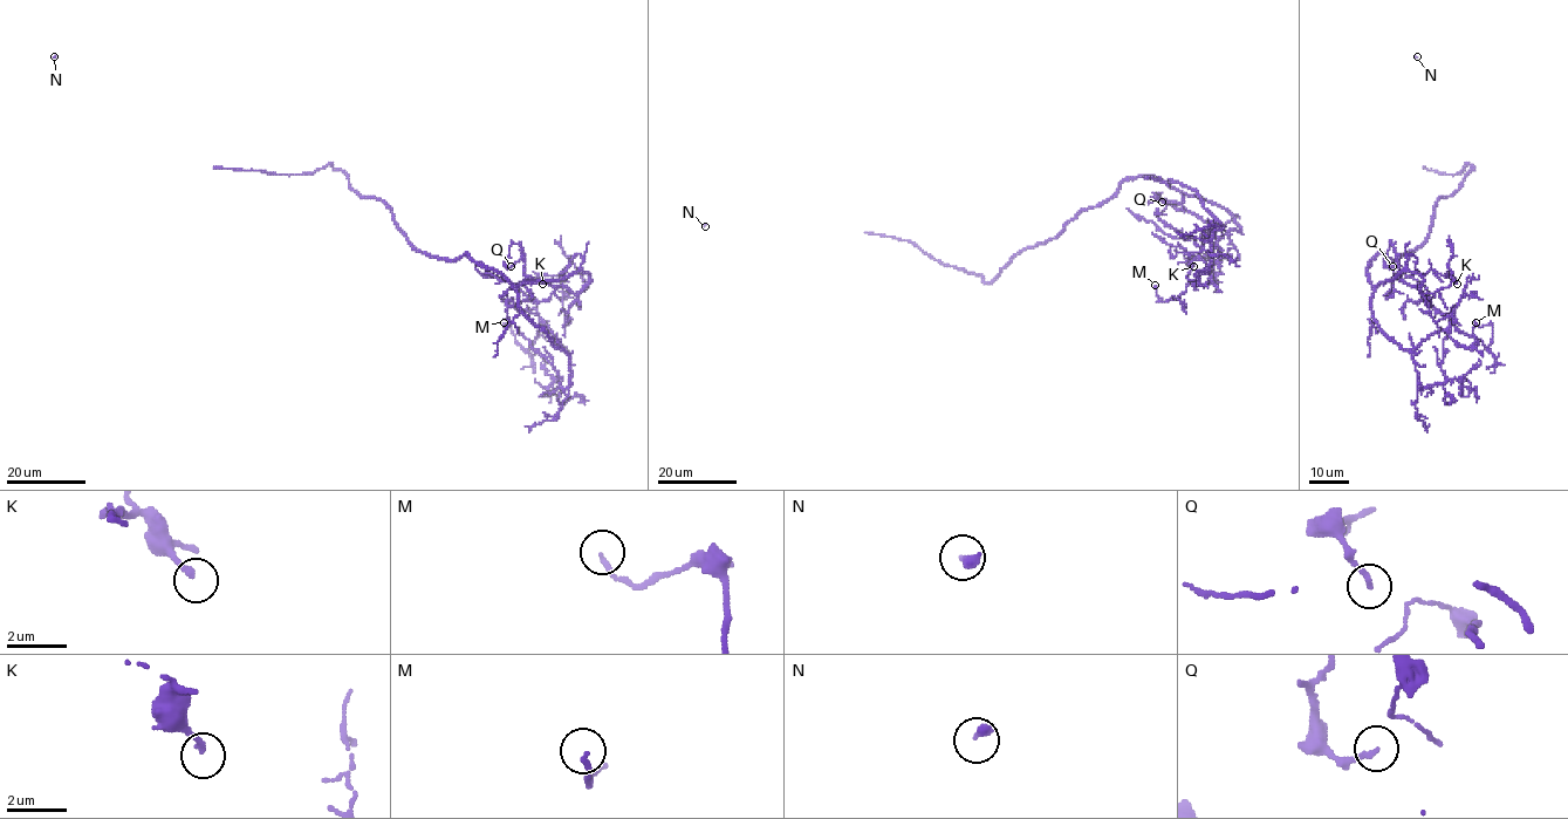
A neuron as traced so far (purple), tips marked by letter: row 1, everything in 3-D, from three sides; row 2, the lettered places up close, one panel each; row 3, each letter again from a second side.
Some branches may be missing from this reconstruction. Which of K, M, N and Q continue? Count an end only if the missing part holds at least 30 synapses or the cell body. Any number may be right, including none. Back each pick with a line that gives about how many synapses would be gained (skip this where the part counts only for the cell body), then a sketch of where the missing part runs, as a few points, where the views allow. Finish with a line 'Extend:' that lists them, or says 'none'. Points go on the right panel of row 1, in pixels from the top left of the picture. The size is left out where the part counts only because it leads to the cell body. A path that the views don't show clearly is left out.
N: 140 syn | (1417, 56), (1416, 62), (1438, 75), (1449, 86), (1445, 138), (1423, 166)
Extend: N

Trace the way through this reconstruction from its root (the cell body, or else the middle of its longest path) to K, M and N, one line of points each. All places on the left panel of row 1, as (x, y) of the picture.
K: (396, 226), (419, 251), (467, 254), (515, 286), (567, 277), (582, 257), (561, 275), (539, 275), (542, 284)
M: (396, 226), (419, 251), (467, 254), (498, 271), (565, 350), (542, 320), (527, 352), (504, 322)
N: (396, 226), (392, 212), (379, 199), (360, 197), (348, 177), (331, 164), (300, 175), (214, 168), (54, 56)

